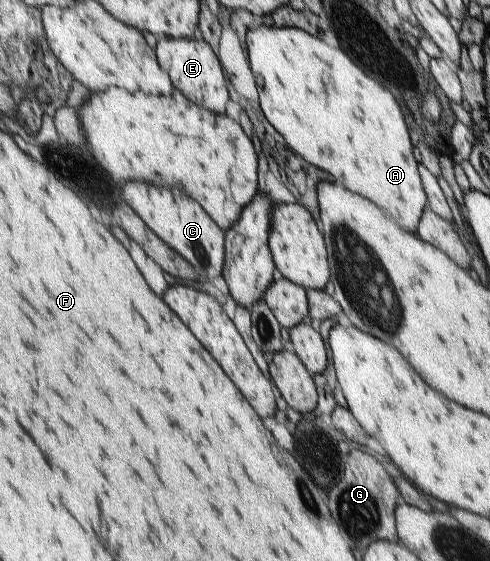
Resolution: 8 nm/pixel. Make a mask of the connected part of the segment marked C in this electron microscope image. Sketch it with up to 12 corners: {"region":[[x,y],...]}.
{"region":[[126,182],[121,201],[198,273],[219,277],[226,233],[187,194]]}

